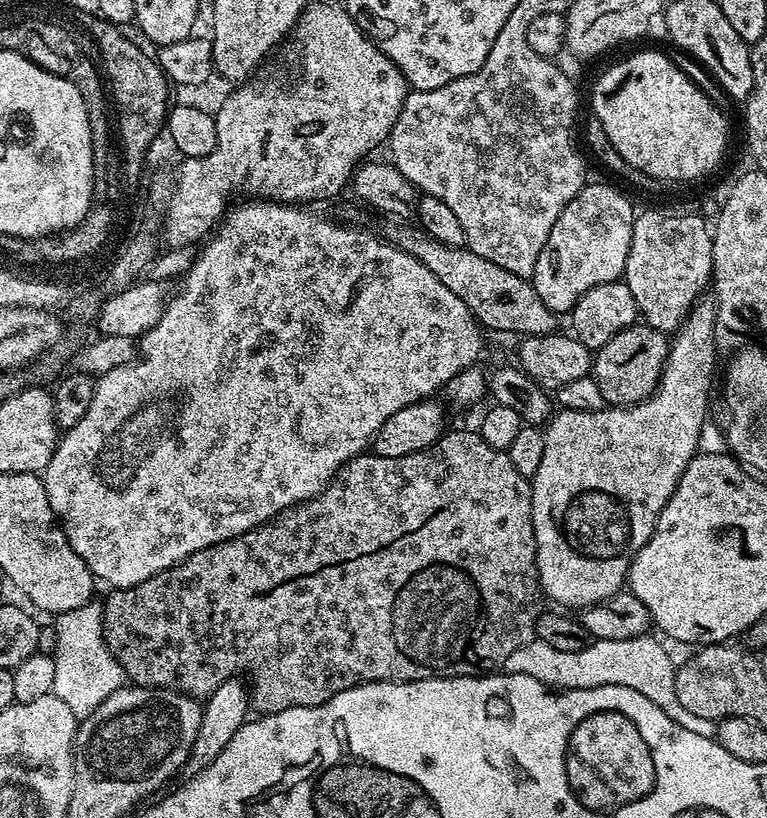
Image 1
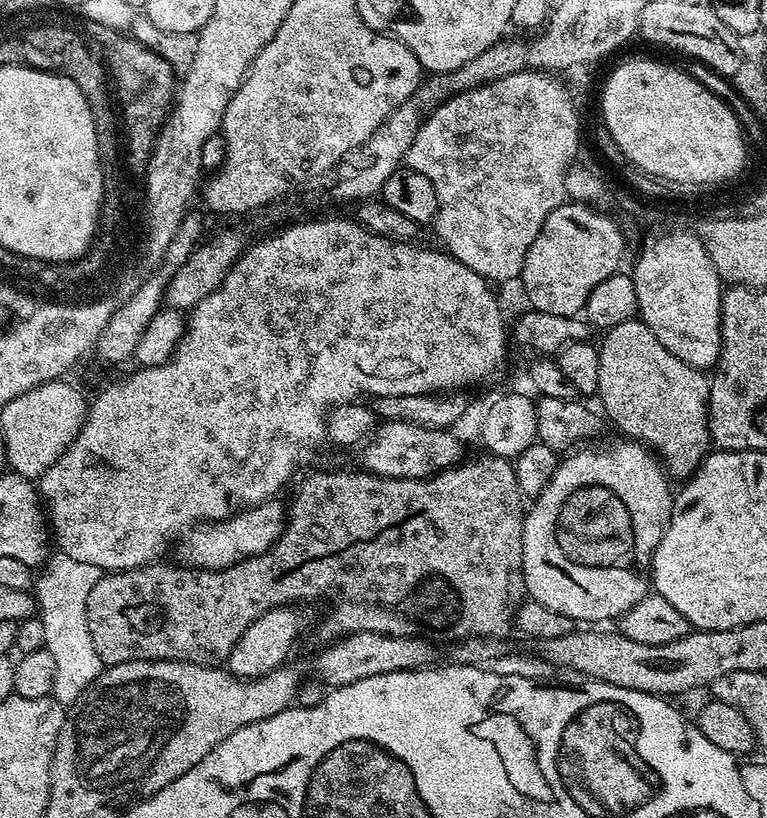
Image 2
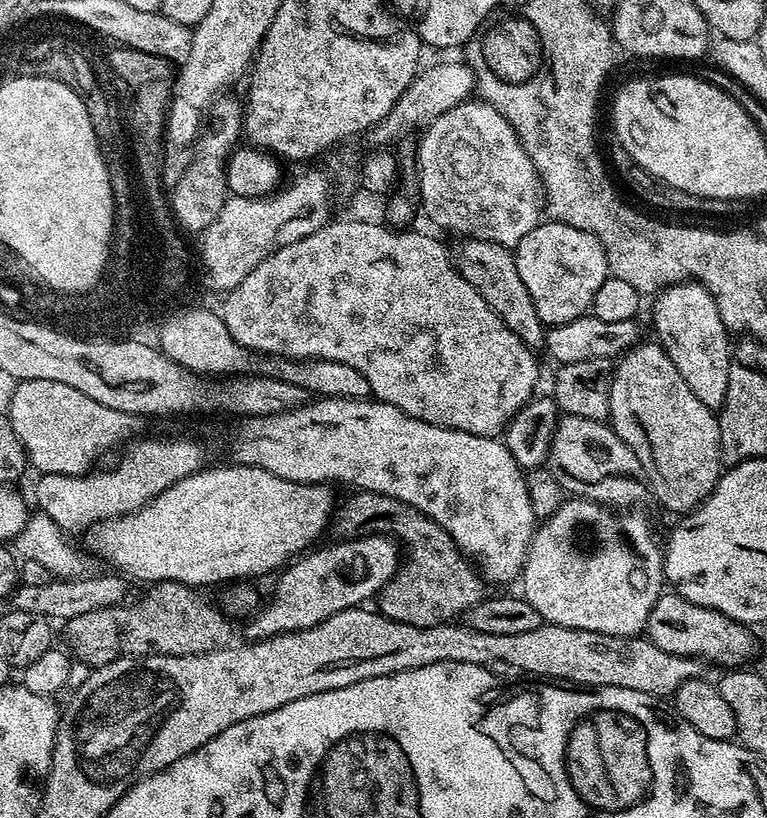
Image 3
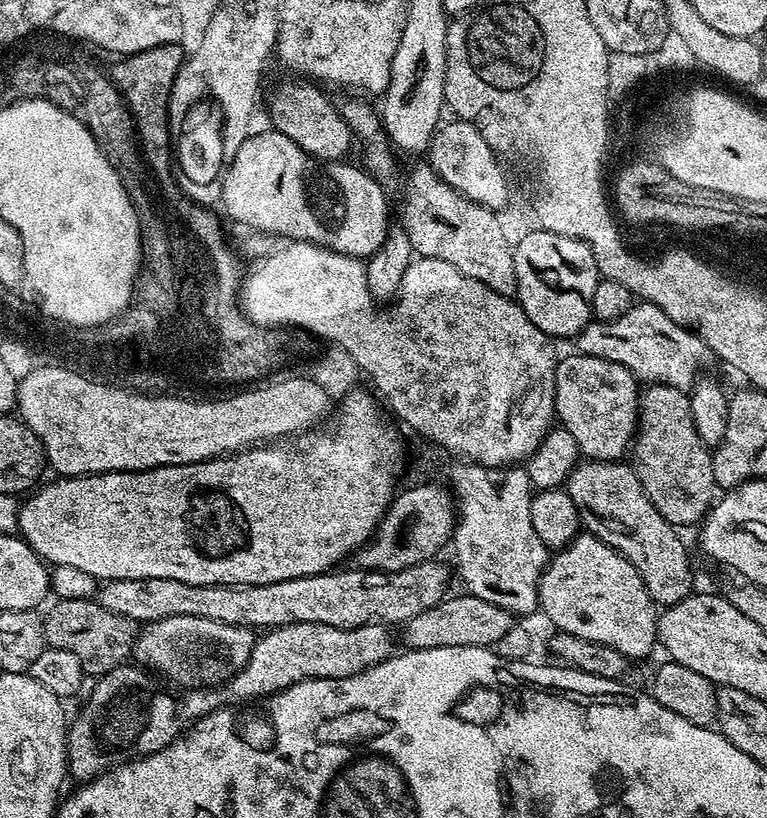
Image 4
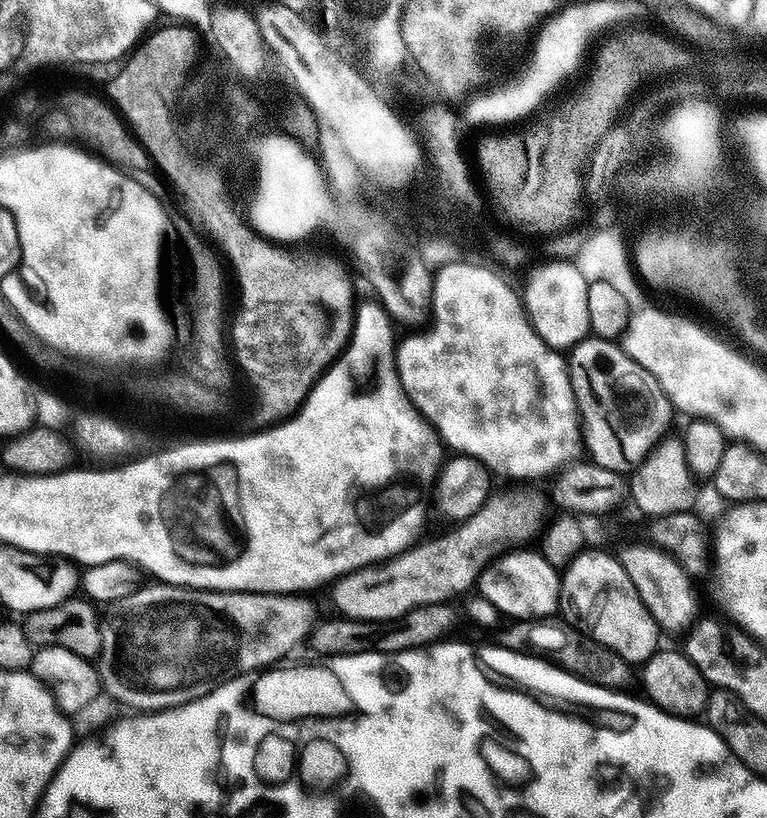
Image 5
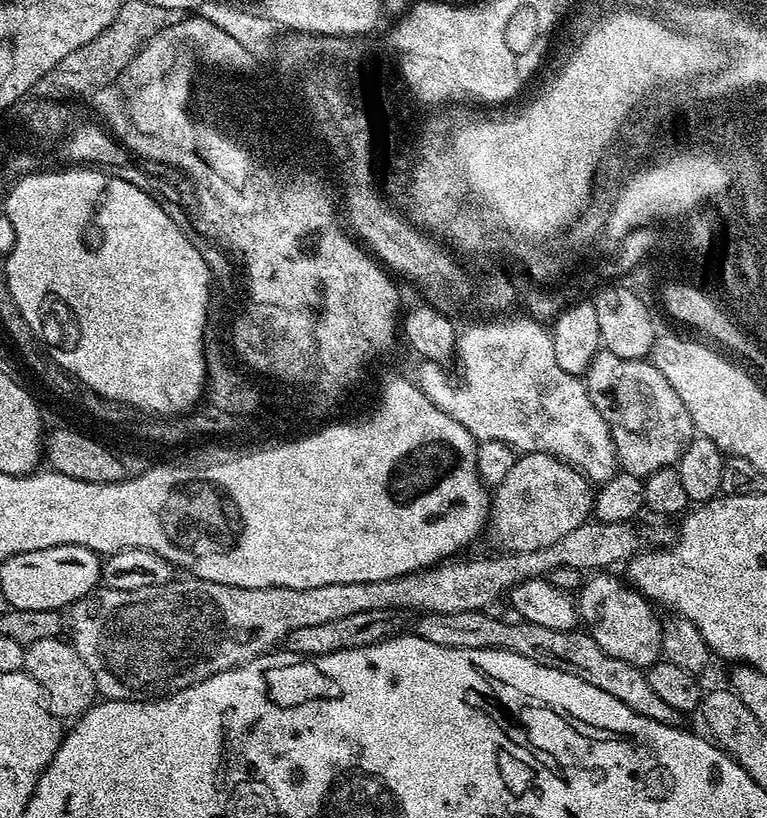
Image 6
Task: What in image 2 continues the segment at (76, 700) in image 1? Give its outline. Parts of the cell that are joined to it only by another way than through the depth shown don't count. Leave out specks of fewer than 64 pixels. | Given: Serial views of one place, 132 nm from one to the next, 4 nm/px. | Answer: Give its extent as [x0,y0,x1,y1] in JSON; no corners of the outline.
[34,552,104,706]

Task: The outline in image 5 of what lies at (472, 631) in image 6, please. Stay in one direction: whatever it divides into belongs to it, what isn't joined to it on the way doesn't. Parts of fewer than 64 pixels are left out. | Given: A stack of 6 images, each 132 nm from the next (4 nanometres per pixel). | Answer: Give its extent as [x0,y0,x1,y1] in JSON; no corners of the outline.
[499,622,630,689]

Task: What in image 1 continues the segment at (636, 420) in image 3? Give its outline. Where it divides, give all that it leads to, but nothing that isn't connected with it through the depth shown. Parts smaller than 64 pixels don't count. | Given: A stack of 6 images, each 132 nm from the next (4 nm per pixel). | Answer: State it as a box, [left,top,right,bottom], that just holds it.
[591,322,669,406]

